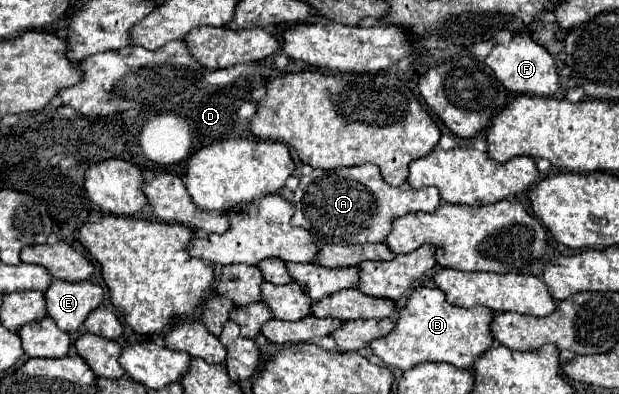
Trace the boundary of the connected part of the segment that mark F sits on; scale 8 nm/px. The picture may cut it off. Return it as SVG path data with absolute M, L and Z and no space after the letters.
M512 36L512 40L504 44L496 44L486 56L486 66L492 68L496 80L508 90L516 94L534 94L534 96L554 96L560 88L558 74L552 56L538 46L530 36Z

